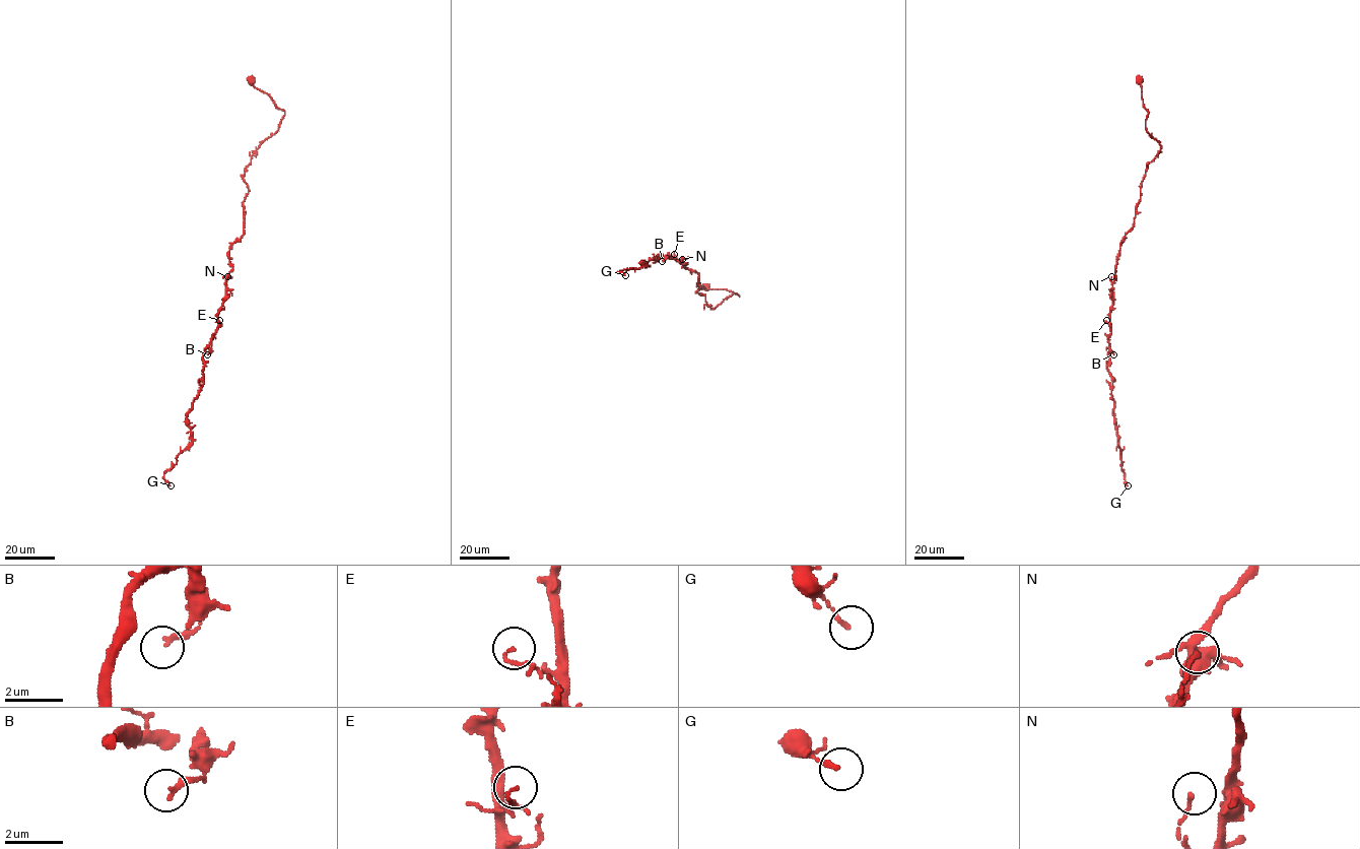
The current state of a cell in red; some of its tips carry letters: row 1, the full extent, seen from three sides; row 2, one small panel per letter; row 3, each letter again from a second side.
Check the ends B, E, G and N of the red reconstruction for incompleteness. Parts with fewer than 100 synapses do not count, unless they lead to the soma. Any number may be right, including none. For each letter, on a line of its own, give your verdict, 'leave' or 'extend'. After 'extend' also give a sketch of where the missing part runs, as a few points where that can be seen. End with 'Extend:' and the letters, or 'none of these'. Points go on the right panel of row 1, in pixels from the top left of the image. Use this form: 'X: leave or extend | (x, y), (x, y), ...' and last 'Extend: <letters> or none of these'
B: leave
E: leave
G: leave
N: leave
Extend: none of these

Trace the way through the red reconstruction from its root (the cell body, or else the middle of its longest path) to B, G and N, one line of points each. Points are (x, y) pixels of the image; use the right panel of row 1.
B: (1139, 81), (1148, 112), (1146, 129), (1160, 148), (1147, 165), (1134, 223), (1117, 258), (1108, 337), (1113, 354)
G: (1139, 81), (1148, 112), (1146, 129), (1160, 148), (1147, 165), (1134, 223), (1117, 258), (1107, 365), (1128, 485)
N: (1139, 81), (1148, 112), (1146, 129), (1160, 148), (1147, 165), (1134, 223), (1120, 244), (1112, 283), (1111, 276)

